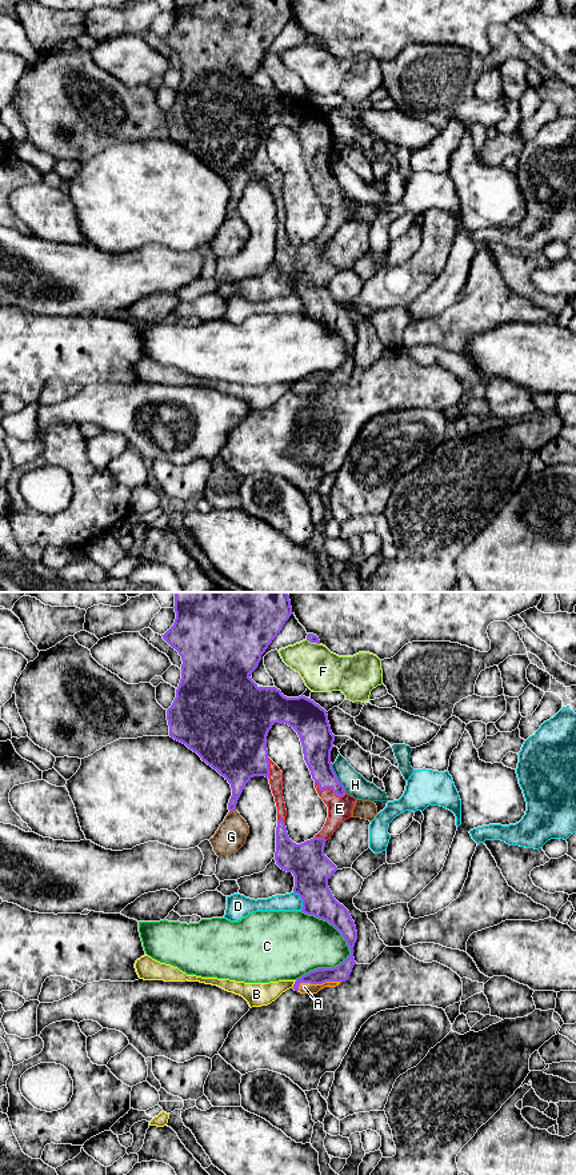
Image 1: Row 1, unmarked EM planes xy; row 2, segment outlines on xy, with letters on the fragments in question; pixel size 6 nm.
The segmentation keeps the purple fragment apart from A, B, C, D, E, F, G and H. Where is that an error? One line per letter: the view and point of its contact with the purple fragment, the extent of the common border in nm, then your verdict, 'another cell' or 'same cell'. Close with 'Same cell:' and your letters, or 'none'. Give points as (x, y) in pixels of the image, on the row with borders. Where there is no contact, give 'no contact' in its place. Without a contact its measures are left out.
A: meets purple in xy at (318, 983); contact 280 nm long; same cell
B: meets purple in xy at (294, 984); contact 60 nm long; another cell
C: meets purple in xy at (351, 952); contact 420 nm long; another cell
D: meets purple in xy at (302, 899); contact 130 nm long; another cell
E: meets purple in xy at (330, 787); contact 200 nm long; same cell
F: meets purple in xy at (312, 642); contact 90 nm long; another cell
G: meets purple in xy at (232, 810); contact 40 nm long; another cell
H: meets purple in xy at (336, 778); contact 180 nm long; another cell
Same cell: A, E

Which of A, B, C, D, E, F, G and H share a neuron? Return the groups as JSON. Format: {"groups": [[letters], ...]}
{"groups": [["A", "E"], ["B"], ["C"], ["D"], ["F"], ["G"], ["H"]]}

